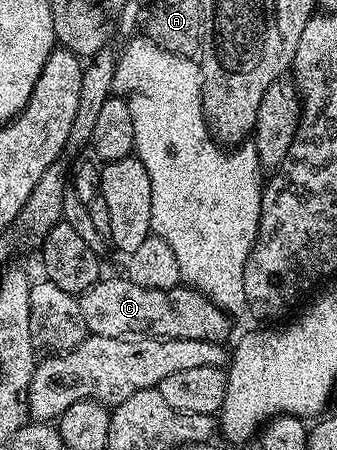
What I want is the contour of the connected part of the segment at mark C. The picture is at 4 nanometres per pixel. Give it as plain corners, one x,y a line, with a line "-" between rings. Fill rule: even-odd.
103,277
96,285
92,285
87,291
77,296
80,305
80,313
86,322
86,330
91,335
100,337
153,337
155,339
191,339
192,341
212,341
222,343
225,335
230,331
230,323
227,312
220,310
207,295
201,295
193,287
179,285
168,289
148,289
144,285
136,285
131,279
119,277
109,279

